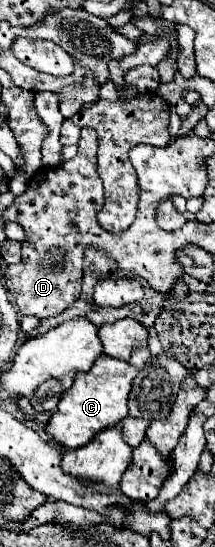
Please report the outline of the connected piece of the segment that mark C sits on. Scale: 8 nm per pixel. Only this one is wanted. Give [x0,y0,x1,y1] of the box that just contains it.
[44,345,150,449]

